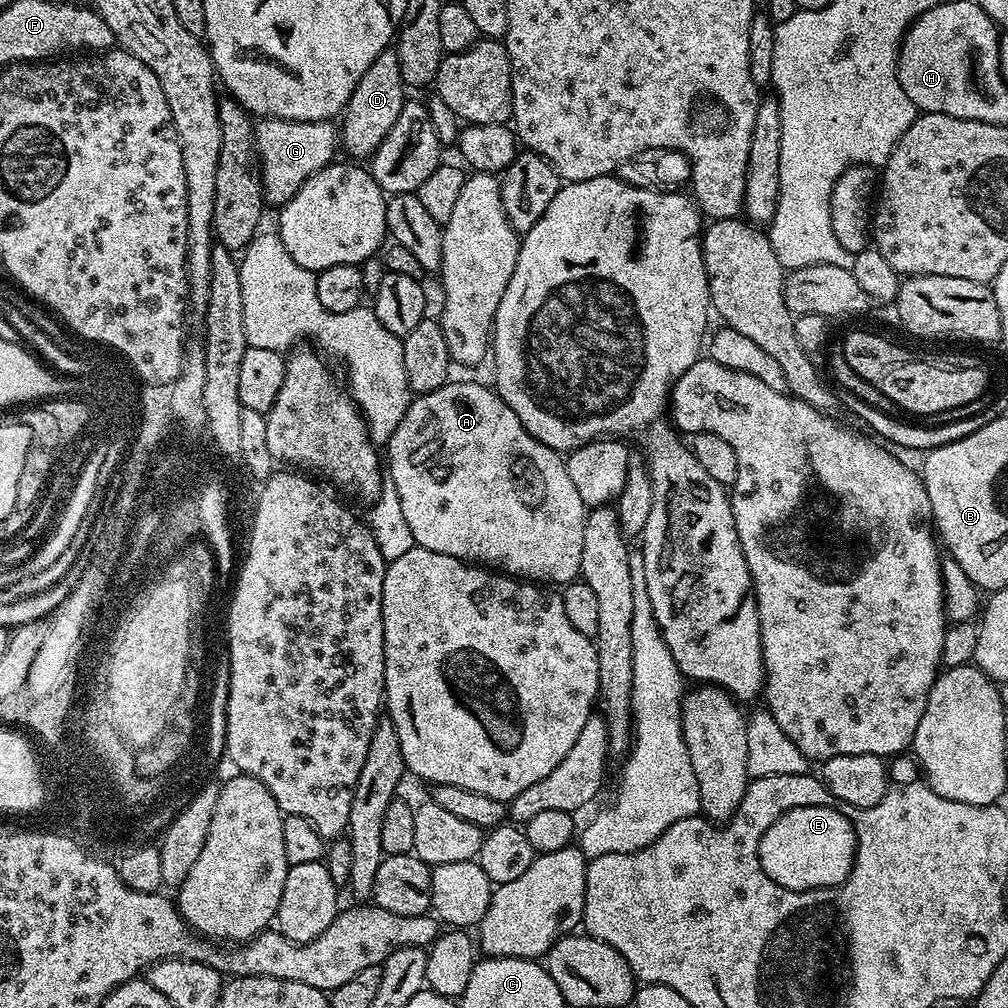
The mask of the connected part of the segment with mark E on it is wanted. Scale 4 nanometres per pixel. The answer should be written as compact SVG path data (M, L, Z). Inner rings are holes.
M838 798L832 802L810 802L810 804L794 804L786 806L778 812L772 822L760 834L760 864L766 880L778 886L784 892L796 896L812 896L816 886L840 882L846 878L854 878L854 866L860 866L860 830L858 830L858 806L842 806Z

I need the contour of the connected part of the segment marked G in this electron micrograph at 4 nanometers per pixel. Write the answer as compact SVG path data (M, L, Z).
M260 118L252 130L252 142L258 157L260 182L264 185L264 198L269 205L282 206L318 170L337 159L336 148L341 147L337 125L332 120L298 122L282 118Z

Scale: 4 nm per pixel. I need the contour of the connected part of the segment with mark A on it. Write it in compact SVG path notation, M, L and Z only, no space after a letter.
M460 380L442 385L433 392L419 393L413 399L412 405L402 414L402 422L394 430L386 445L386 472L392 475L390 486L398 490L398 498L402 502L402 514L410 525L410 534L414 534L416 547L434 550L434 554L446 554L450 558L467 560L477 566L519 578L525 582L535 582L540 586L563 586L572 583L580 576L580 563L582 562L582 534L584 533L584 518L586 505L582 498L578 498L578 490L568 473L568 465L561 453L555 452L550 446L538 442L518 422L518 414L506 406L502 397L496 395L491 387L484 384L475 384L472 380Z

